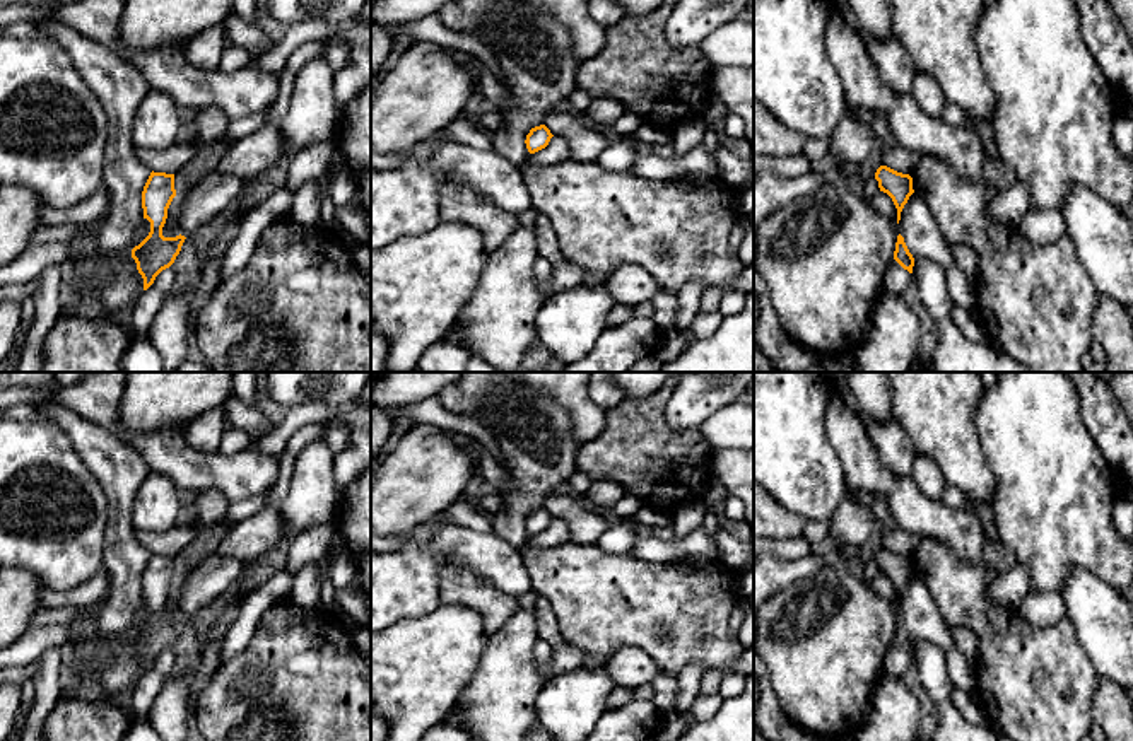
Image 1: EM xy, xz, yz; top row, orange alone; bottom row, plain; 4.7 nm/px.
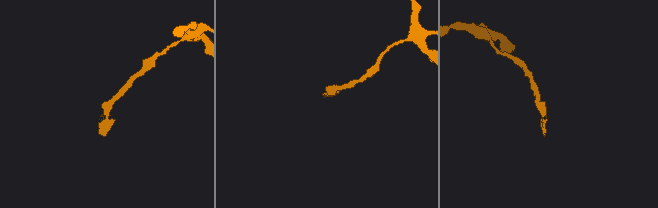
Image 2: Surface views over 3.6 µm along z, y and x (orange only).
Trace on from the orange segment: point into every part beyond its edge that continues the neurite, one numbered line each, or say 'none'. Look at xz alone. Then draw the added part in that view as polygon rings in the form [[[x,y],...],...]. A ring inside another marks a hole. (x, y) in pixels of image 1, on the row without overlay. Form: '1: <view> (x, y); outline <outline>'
none

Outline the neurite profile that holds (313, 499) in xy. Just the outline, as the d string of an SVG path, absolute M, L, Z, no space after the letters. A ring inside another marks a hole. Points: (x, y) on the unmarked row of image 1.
M325 441L309 442L297 456L287 497L277 509L284 526L280 543L287 533L299 534L318 524L337 522L342 497L338 495L333 476L333 461L335 454L330 451Z

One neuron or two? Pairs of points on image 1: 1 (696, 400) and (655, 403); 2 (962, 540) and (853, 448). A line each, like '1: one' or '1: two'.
1: two
2: one

